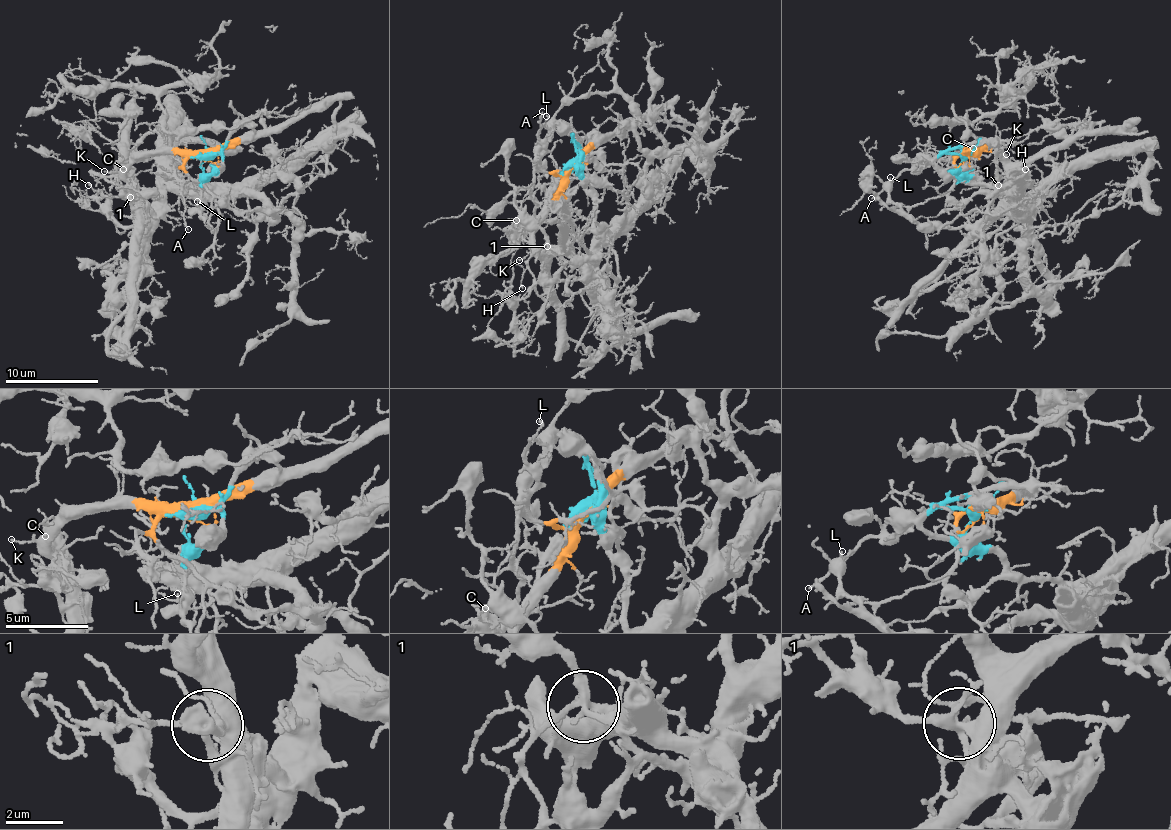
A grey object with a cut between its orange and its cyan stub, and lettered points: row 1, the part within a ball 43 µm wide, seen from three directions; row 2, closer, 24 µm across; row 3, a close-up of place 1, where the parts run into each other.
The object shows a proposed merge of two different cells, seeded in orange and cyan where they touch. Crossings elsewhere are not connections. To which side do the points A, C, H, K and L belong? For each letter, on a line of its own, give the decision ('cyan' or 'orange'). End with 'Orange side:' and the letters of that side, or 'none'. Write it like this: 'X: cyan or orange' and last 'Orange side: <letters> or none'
A: orange
C: orange
H: orange
K: orange
L: orange
Orange side: A, C, H, K, L

